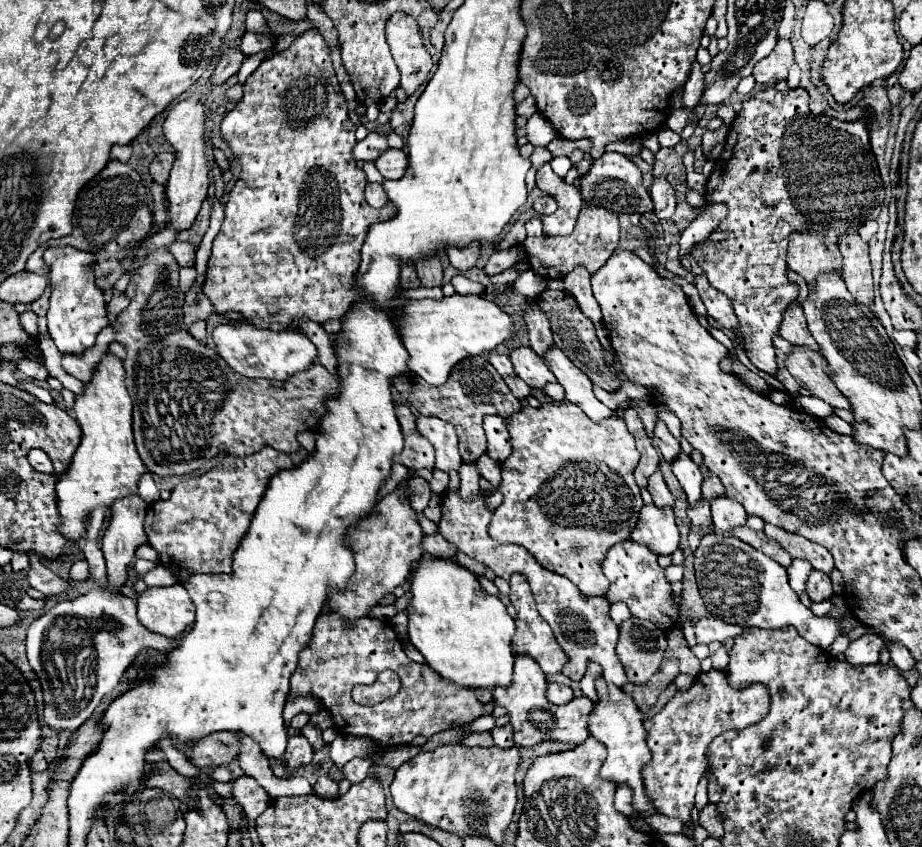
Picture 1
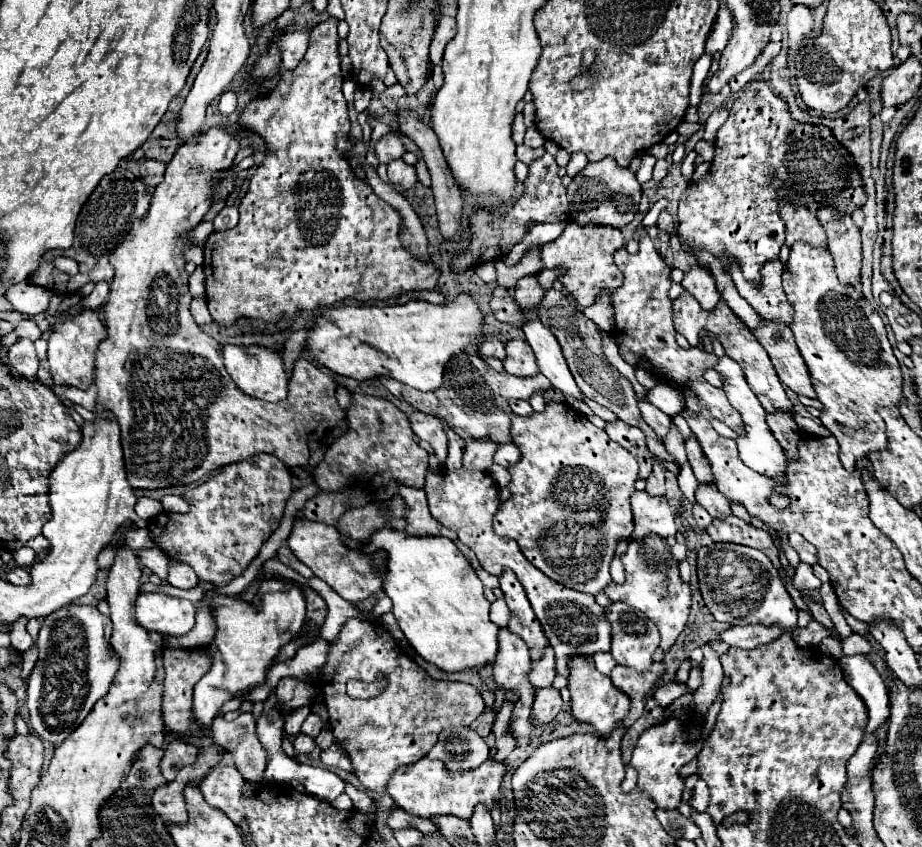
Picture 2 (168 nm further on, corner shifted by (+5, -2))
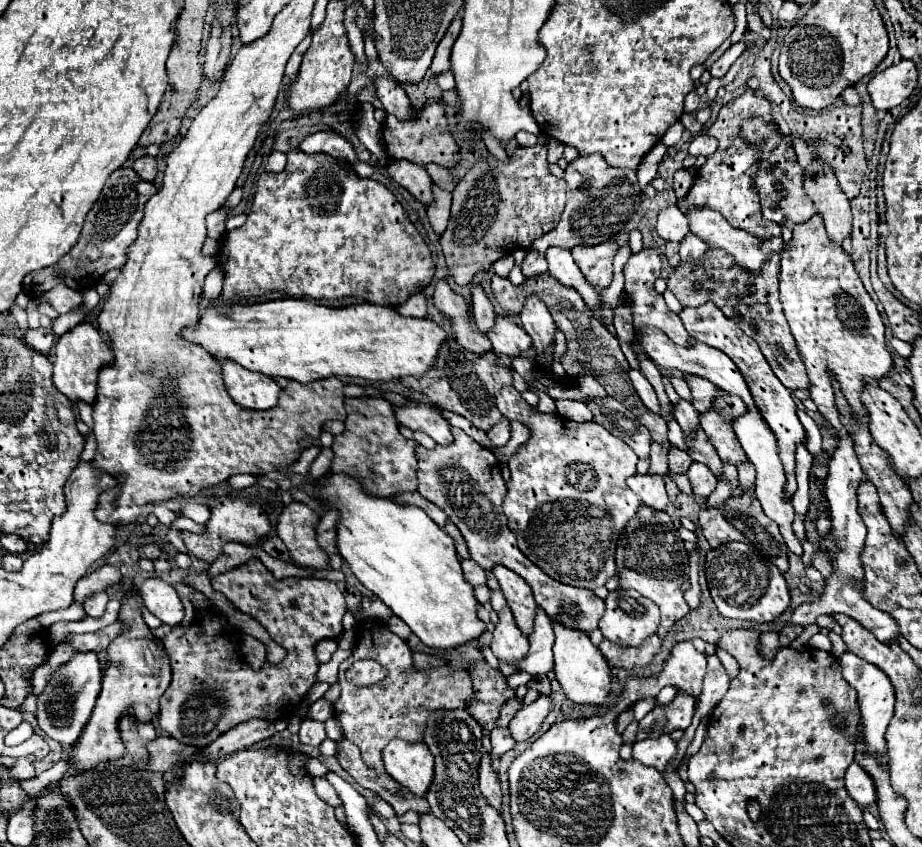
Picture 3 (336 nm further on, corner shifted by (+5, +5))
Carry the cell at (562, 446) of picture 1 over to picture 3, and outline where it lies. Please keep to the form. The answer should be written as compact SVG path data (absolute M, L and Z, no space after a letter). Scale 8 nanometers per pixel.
M513 386L503 388L495 396L495 404L503 416L519 420L531 428L529 440L509 458L511 480L507 482L507 496L503 502L505 516L509 520L509 528L517 536L519 550L547 576L559 580L561 584L587 590L603 586L611 576L617 574L615 546L619 534L641 504L625 482L635 474L635 464L639 458L621 438L615 438L595 422L577 424L555 414L533 412L533 408Z

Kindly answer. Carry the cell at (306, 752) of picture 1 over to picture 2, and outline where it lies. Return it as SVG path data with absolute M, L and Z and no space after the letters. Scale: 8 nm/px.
M297 735L295 741L293 741L295 755L307 755L307 753L311 753L315 747L317 747L315 741L313 741L311 737L307 737L307 735Z

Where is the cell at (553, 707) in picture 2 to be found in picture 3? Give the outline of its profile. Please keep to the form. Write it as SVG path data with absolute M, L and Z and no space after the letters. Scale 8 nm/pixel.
M539 696L537 702L523 706L523 710L519 710L517 716L509 724L511 736L517 742L525 742L527 738L531 738L539 730L545 716L549 714L549 708L551 708L551 698L547 696Z

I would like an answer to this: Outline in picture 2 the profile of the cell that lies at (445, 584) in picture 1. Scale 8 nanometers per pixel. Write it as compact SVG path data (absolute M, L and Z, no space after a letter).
M381 529L371 535L367 549L373 553L377 549L387 551L387 571L383 591L393 601L393 615L405 633L411 647L429 663L437 665L445 673L457 671L479 671L491 665L499 651L499 627L489 619L491 603L483 595L483 583L475 575L469 561L459 553L453 541L445 537L411 537L399 531Z

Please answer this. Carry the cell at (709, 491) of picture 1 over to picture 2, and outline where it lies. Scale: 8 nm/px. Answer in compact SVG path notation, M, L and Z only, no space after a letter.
M691 435L687 441L685 441L685 447L687 447L687 459L689 459L689 465L697 477L699 483L715 483L713 479L713 473L711 473L711 465L707 461L707 457L703 455L695 435Z

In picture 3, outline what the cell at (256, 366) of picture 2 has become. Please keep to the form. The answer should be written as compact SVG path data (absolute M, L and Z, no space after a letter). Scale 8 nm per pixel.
M225 360L221 364L221 370L229 396L241 408L267 410L277 404L281 388L275 384L273 378L267 378L265 374L249 372L239 364L233 364L231 360Z

